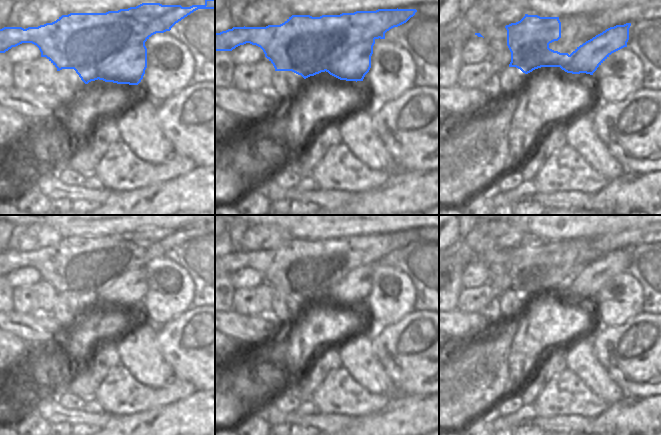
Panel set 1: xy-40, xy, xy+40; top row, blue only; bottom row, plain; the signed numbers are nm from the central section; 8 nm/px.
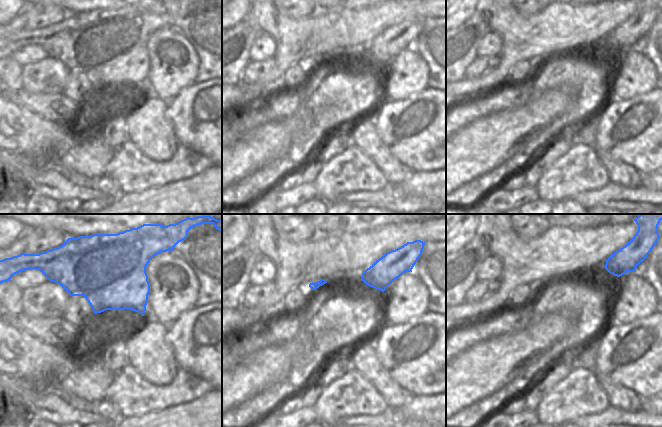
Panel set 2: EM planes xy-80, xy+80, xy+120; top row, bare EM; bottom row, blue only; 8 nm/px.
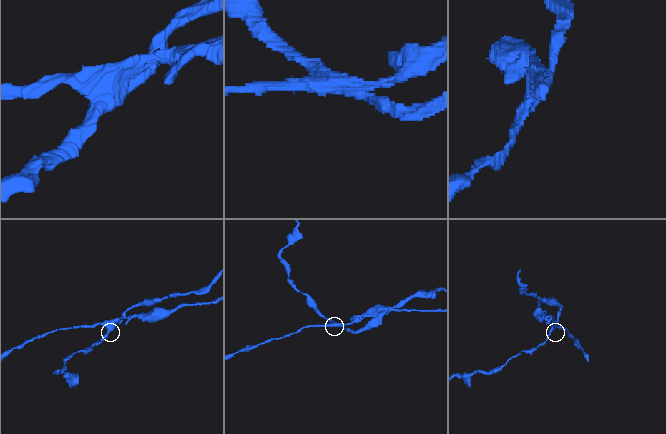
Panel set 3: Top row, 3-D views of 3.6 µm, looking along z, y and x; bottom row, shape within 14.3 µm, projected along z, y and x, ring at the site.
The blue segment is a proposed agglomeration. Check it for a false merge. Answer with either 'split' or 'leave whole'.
split

